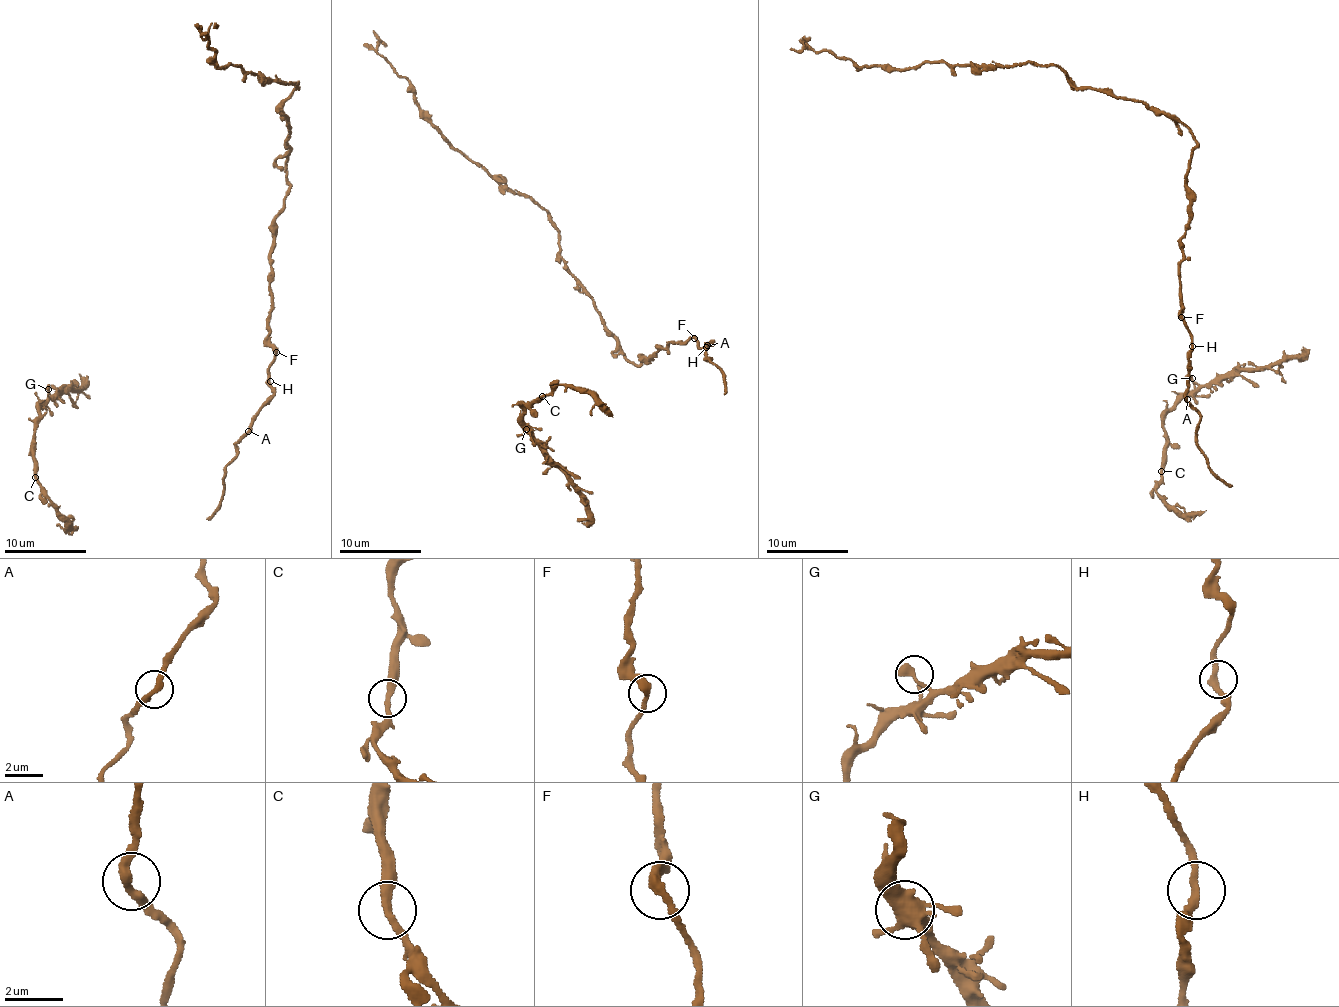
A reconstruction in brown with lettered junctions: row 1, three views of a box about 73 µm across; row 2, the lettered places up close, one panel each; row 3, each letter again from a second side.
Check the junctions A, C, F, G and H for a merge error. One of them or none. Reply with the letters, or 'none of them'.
none of them

